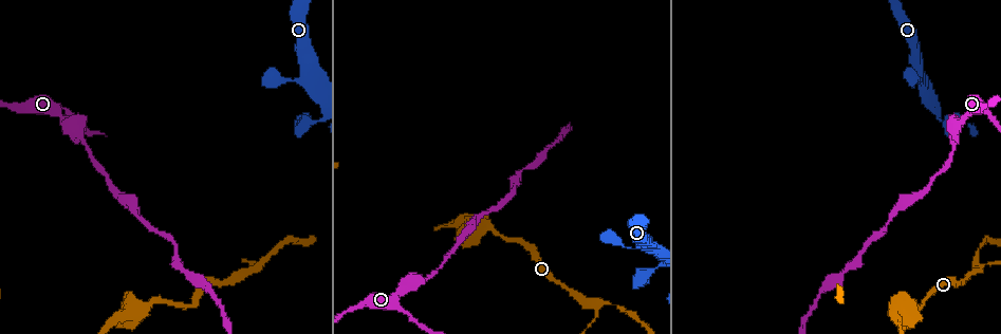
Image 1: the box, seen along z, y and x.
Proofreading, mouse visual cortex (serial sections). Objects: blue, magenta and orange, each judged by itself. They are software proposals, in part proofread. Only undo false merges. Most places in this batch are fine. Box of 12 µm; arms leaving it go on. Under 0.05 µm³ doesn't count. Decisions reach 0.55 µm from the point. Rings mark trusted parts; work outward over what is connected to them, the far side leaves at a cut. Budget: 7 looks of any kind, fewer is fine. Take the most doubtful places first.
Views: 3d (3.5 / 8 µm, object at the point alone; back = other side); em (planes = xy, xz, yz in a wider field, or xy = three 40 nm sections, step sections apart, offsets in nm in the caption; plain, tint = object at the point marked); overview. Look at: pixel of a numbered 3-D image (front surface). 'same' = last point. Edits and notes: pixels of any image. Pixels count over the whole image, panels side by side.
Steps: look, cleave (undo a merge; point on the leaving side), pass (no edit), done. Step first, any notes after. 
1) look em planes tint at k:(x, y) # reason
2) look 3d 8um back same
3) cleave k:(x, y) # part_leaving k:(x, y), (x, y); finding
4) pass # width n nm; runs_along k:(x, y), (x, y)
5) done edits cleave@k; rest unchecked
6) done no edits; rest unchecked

look 3d 3.5um at 1:(481, 225)

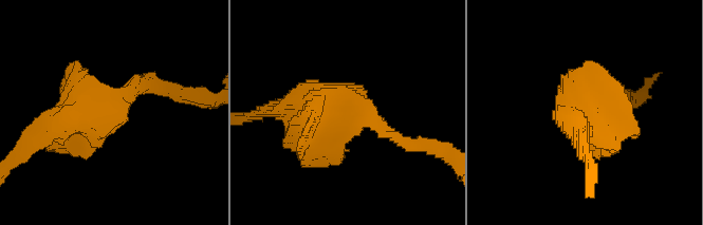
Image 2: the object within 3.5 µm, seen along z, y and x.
look em xy step 1 tint at 2:(100, 114)

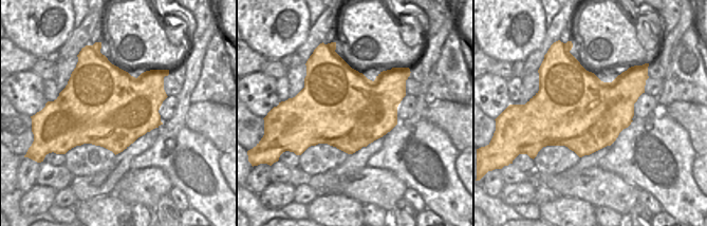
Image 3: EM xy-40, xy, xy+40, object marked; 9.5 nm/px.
pass # runs_along 2:(139, 85), (74, 117), (80, 153); all the same cell

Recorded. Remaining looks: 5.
look 3d 3.5um at 1:(647, 248) # looks like a crossing

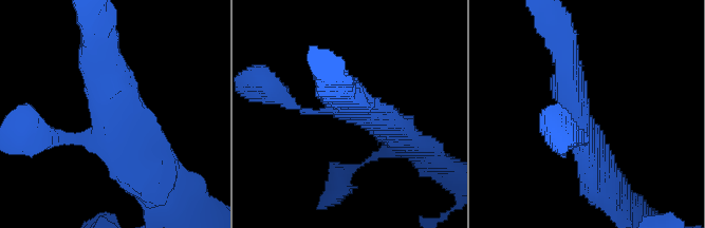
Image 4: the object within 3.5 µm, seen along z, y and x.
look em xy step 2 plain at 4:(580, 113)

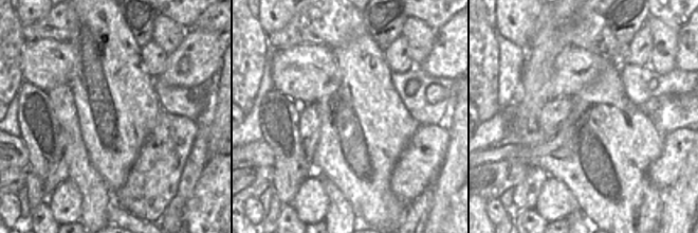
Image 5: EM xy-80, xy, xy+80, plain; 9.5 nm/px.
look em xy step 2 tint same

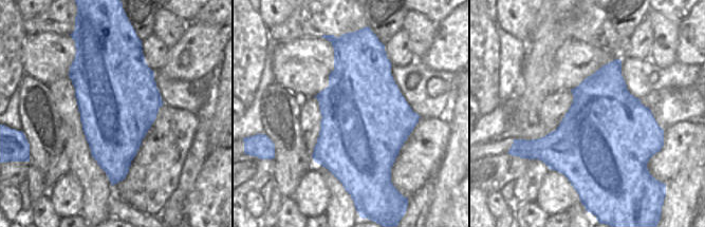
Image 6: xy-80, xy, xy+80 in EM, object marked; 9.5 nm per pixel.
pass # runs_along 4:(96, 48), (110, 126), (149, 168); all the same cell

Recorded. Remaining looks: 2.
look 3d 3.5um at 1:(596, 301) # three arms meet

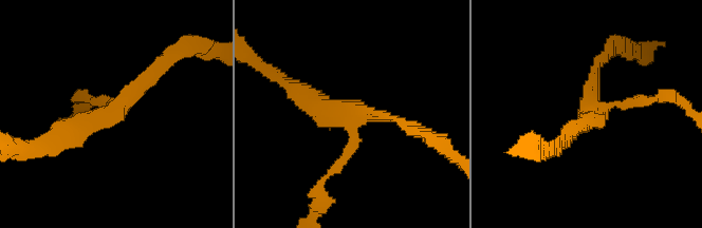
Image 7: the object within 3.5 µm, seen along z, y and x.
look em xy step 3 tint at 7:(593, 112) # arms 3; arm_widths 150, 150, 250 nm

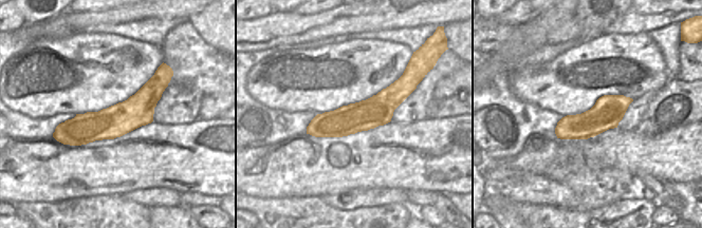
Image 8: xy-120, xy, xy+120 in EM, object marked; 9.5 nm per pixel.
pass # width 280 nm; runs_along 8:(163, 84), (117, 120), (65, 125); all the same cell

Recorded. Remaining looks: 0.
done no edits; rest unchecked

